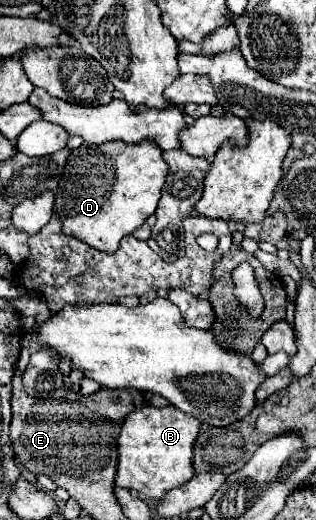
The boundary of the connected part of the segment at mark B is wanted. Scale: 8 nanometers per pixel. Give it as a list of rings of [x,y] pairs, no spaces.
[[[144,405],[130,413],[118,435],[118,467],[116,467],[116,485],[136,491],[148,501],[162,499],[170,489],[176,489],[194,477],[190,465],[194,441],[200,433],[200,421],[190,413],[168,407]]]

